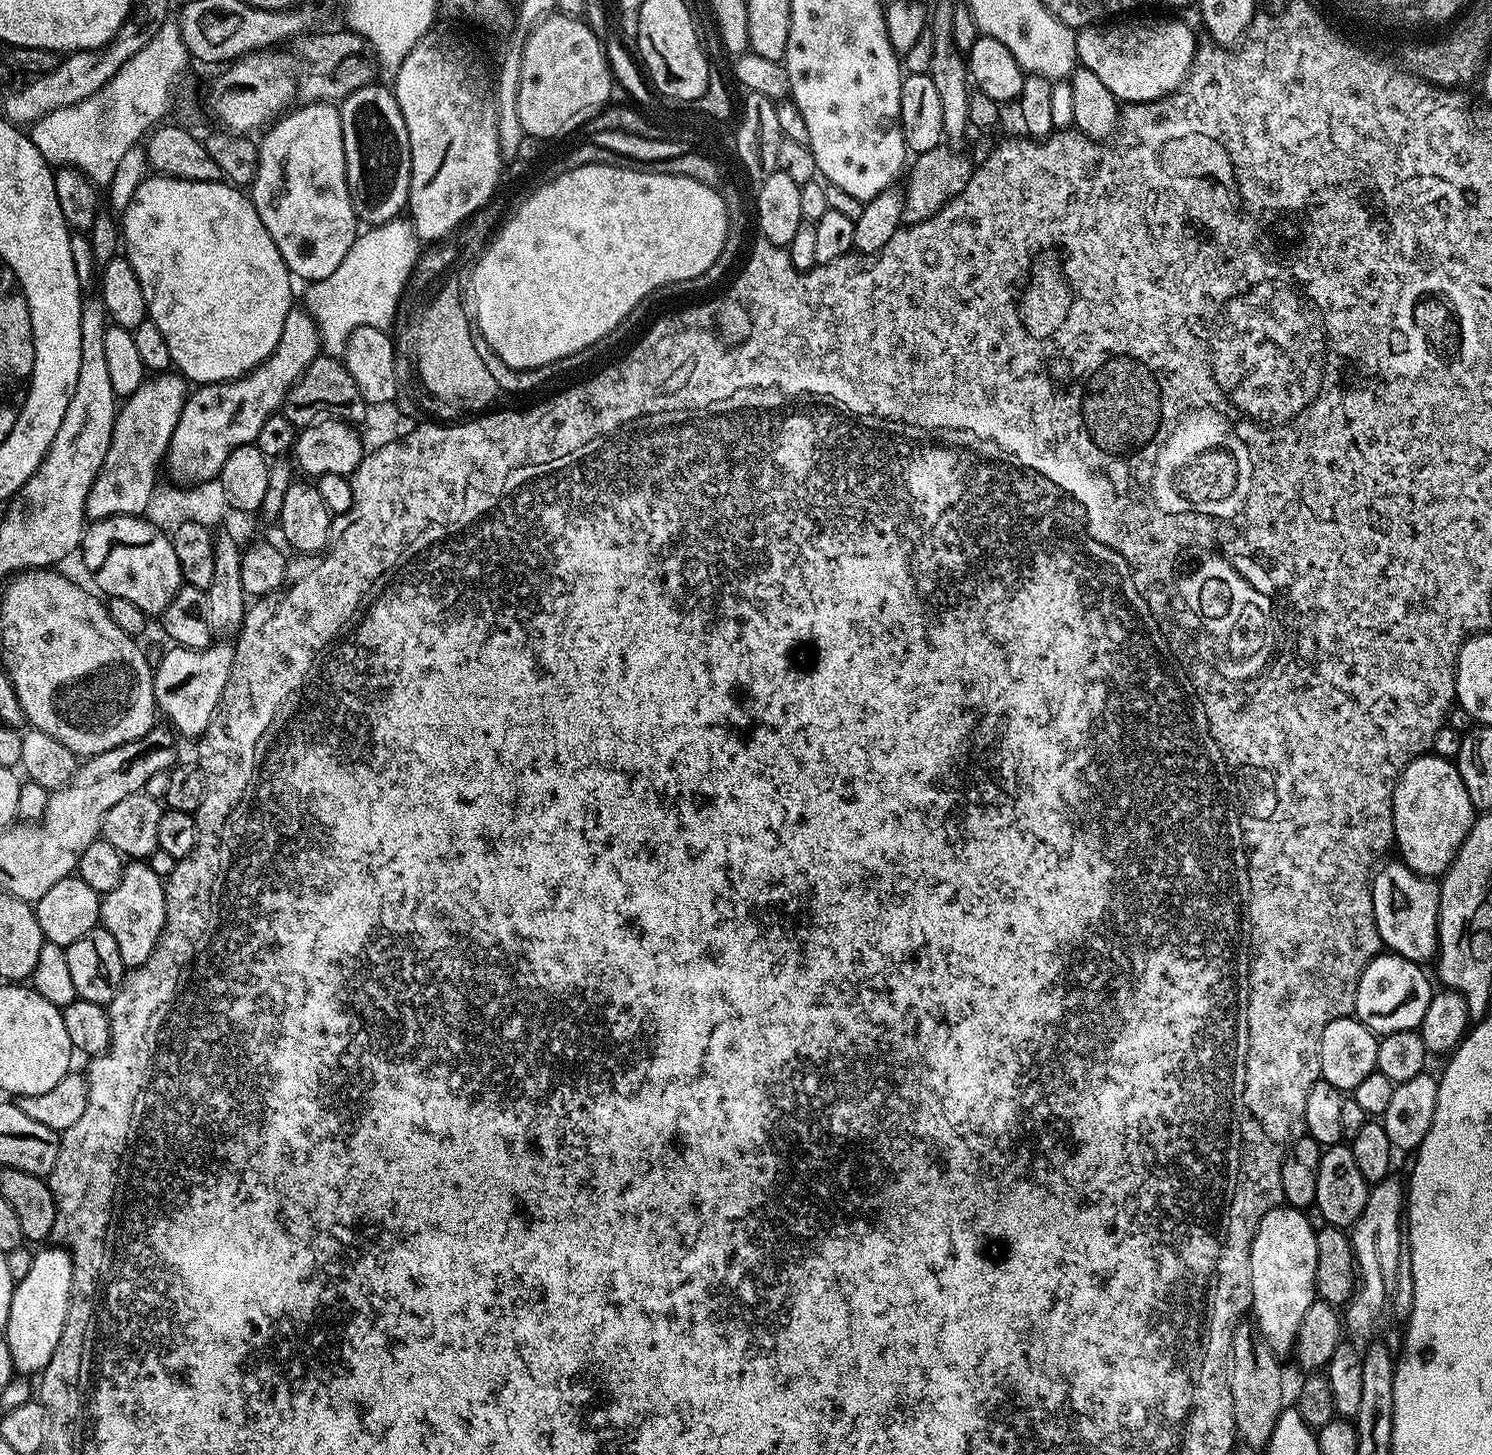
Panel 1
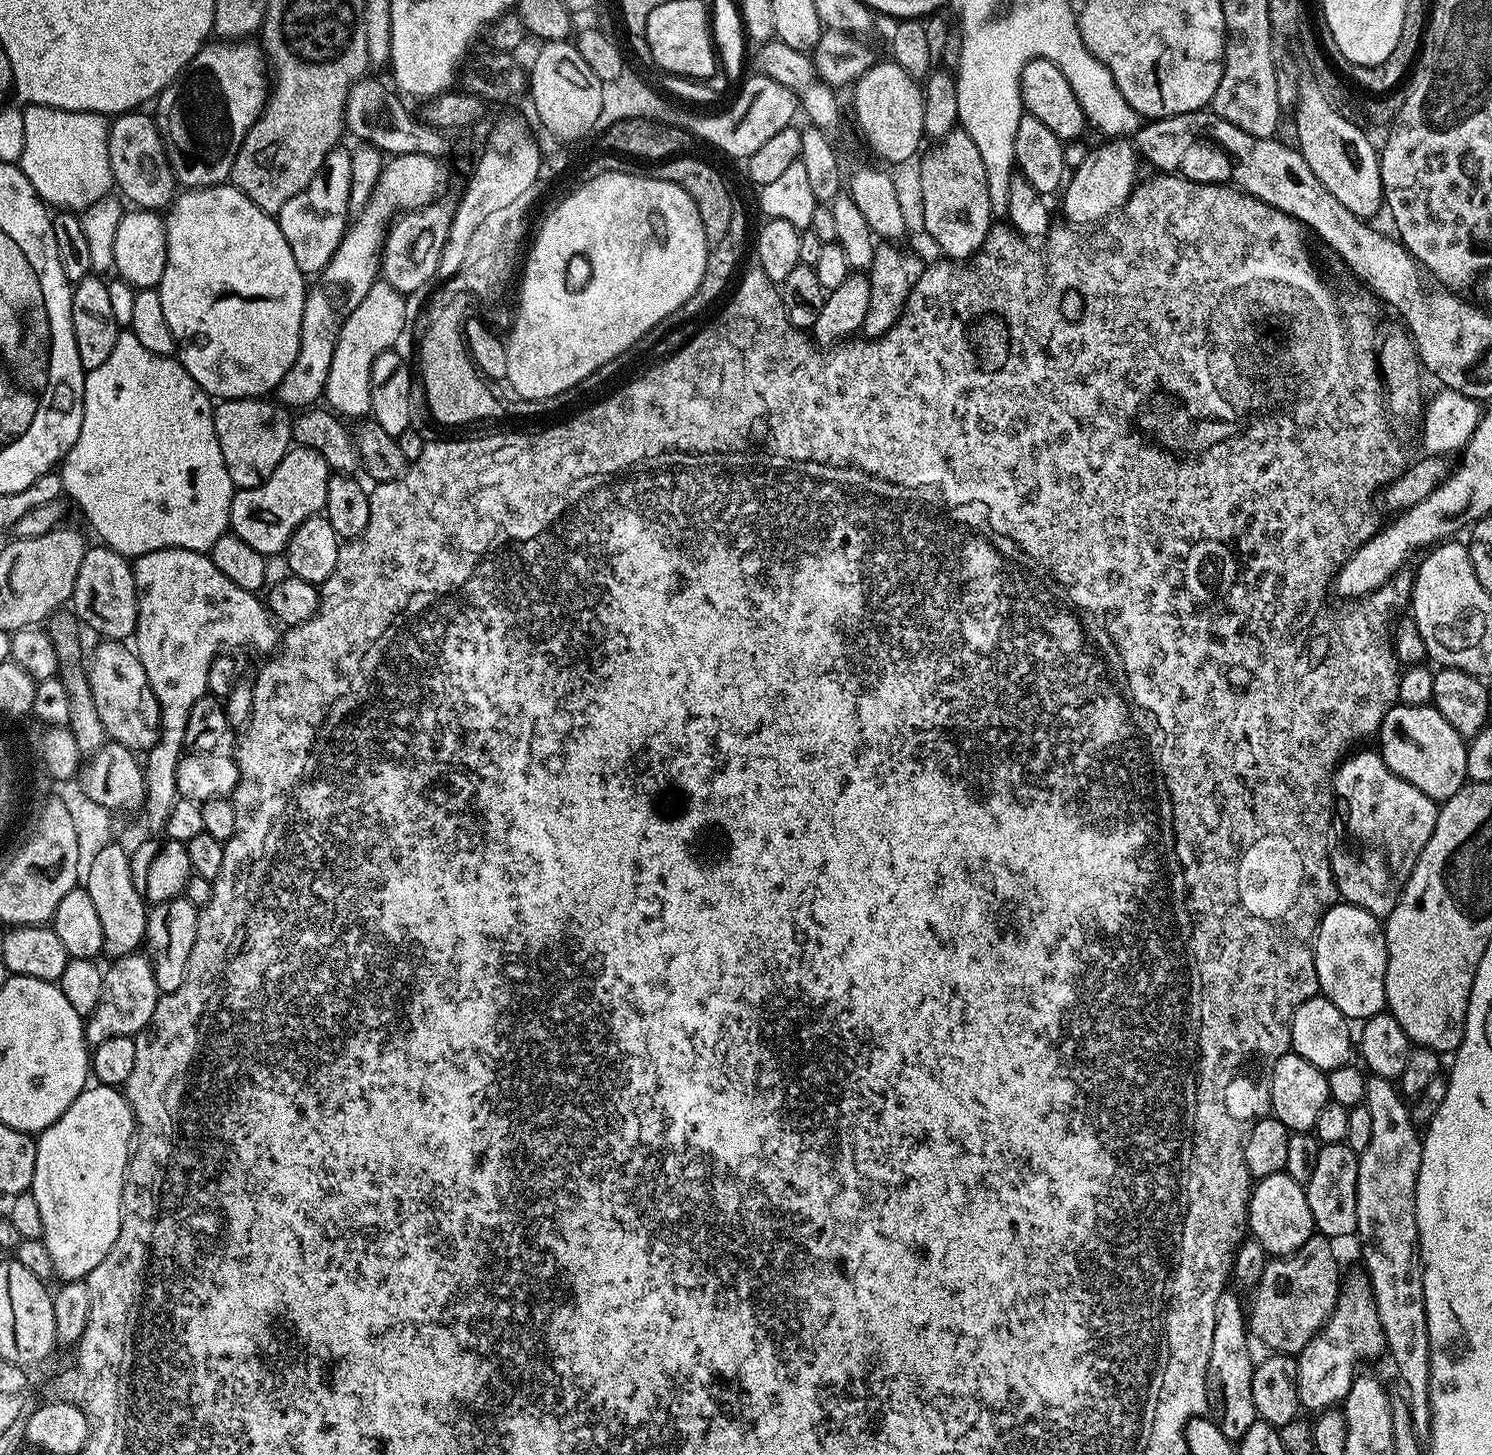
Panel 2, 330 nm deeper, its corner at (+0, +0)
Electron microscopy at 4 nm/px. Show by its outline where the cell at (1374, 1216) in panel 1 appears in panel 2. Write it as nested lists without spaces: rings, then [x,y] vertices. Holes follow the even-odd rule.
[[[1367,1271],[1343,1273],[1340,1293],[1332,1307],[1322,1334],[1313,1335],[1312,1341],[1298,1354],[1298,1383],[1300,1403],[1305,1409],[1323,1410],[1339,1405],[1348,1396],[1352,1383],[1357,1379],[1356,1363],[1371,1356],[1385,1355],[1386,1341],[1372,1279]]]

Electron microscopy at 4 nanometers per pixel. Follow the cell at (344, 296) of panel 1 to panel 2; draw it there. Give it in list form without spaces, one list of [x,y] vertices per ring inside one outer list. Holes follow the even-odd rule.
[[[380,278],[370,286],[360,305],[348,313],[342,330],[336,336],[334,362],[330,364],[328,382],[324,387],[323,399],[329,409],[355,418],[369,415],[372,406],[372,367],[378,354],[389,351],[395,345],[392,343],[404,332],[404,323],[408,320],[408,308],[404,300],[405,293],[387,279]]]

